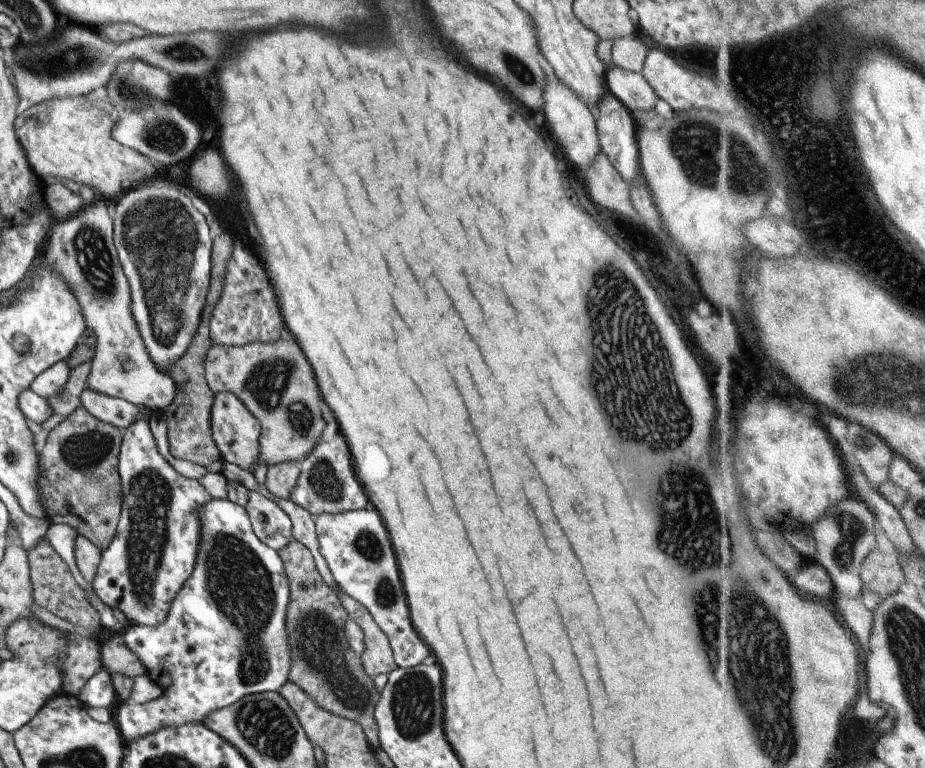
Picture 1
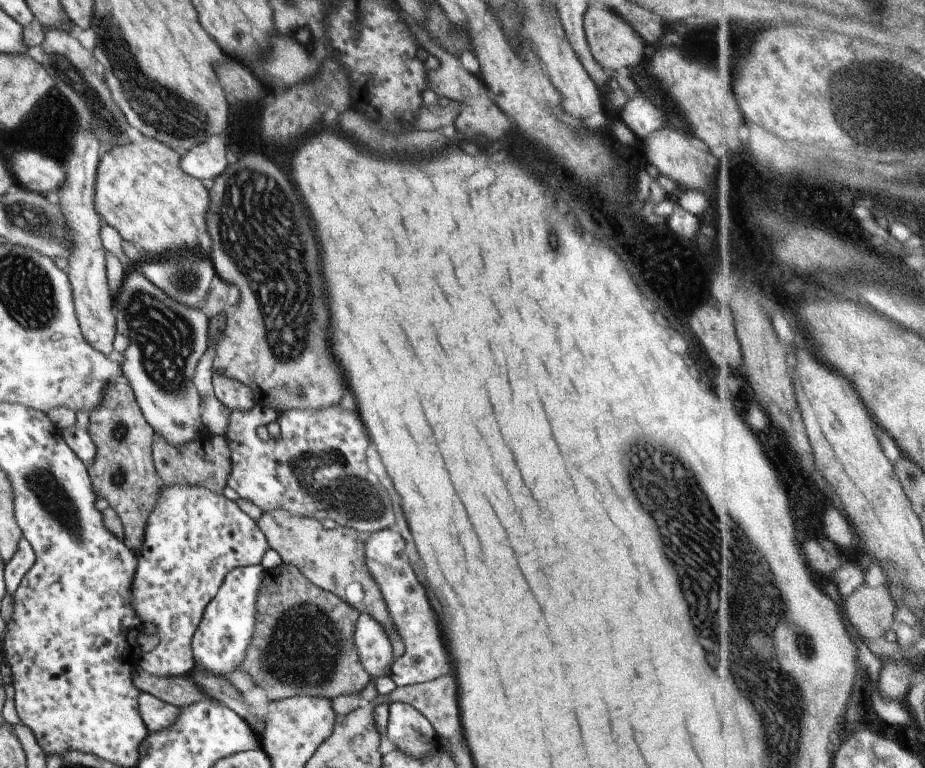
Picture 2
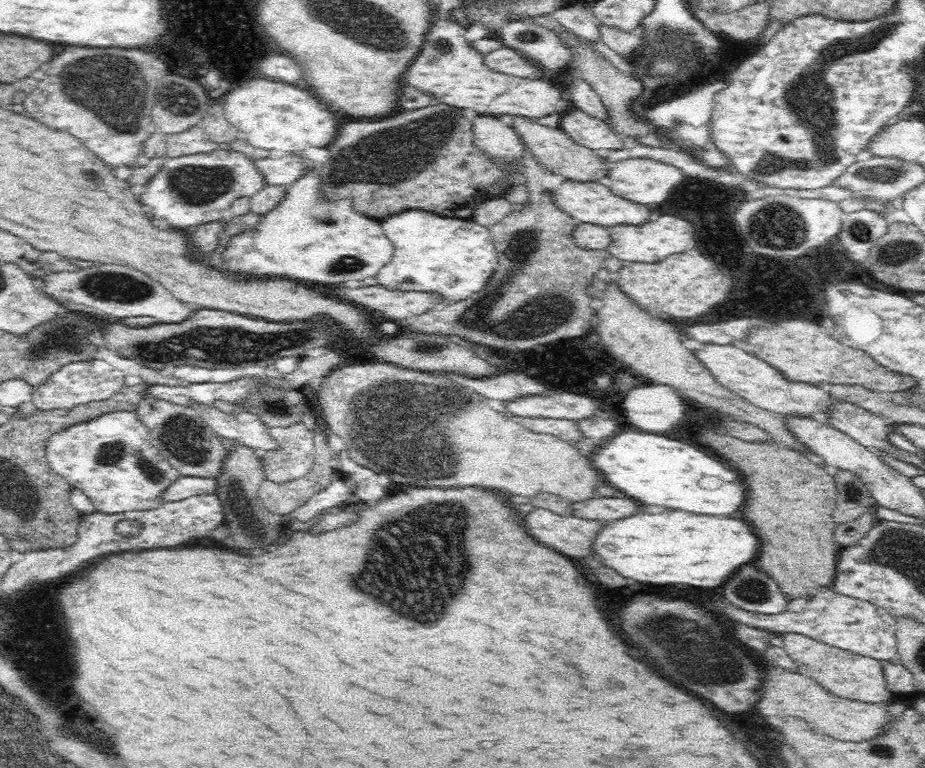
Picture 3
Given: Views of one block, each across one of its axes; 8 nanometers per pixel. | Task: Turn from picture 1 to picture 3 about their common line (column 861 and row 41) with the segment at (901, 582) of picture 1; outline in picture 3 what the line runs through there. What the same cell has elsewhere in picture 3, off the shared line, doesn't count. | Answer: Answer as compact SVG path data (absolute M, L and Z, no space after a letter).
M549 17L549 19L548 19L548 20L545 20L545 21L544 21L544 22L543 22L543 23L544 23L544 25L545 25L545 26L547 26L547 27L548 27L548 28L553 28L553 30L554 30L554 31L555 31L555 32L558 32L558 33L560 33L560 36L562 36L562 37L566 37L566 41L568 41L568 43L570 43L570 45L571 45L571 46L573 46L573 50L579 50L579 53L578 53L578 54L577 54L577 55L576 55L576 56L575 56L575 57L574 57L574 58L573 58L573 59L572 59L572 60L571 60L571 61L570 61L570 62L569 62L569 64L568 64L568 69L569 69L569 70L570 70L570 71L571 71L571 72L572 72L572 73L575 73L575 74L576 74L576 75L577 75L577 76L582 76L582 77L583 77L583 79L584 79L584 80L586 80L586 82L589 82L589 83L590 83L590 84L591 84L591 85L592 85L592 88L593 88L593 89L594 89L594 90L595 90L595 91L596 91L596 92L597 92L597 93L598 93L598 96L599 96L599 97L600 97L600 100L601 100L601 101L602 101L602 105L604 105L604 107L606 107L606 118L604 118L604 123L606 123L606 125L608 125L608 127L610 127L610 129L612 129L612 131L614 131L614 133L616 133L616 134L617 134L617 136L621 136L621 138L623 138L623 141L624 141L624 142L625 142L625 144L629 144L629 145L640 145L640 146L648 146L648 147L649 147L649 148L650 148L650 147L654 147L654 146L664 146L664 142L663 142L663 141L662 141L662 140L660 140L660 139L659 139L659 138L658 138L658 136L656 136L656 134L655 134L655 128L654 128L654 125L652 125L652 123L648 123L648 121L640 121L640 119L636 119L636 117L632 117L632 115L630 115L630 111L628 111L628 104L630 104L630 100L632 100L632 98L636 98L636 96L638 96L638 94L640 94L640 92L642 92L642 83L641 83L641 82L640 82L640 81L638 81L638 79L634 79L634 77L632 77L632 76L630 76L630 75L625 75L625 74L624 74L624 73L623 73L623 72L622 72L622 71L620 71L620 69L617 69L617 68L616 68L616 67L614 67L614 65L613 65L613 64L612 64L612 63L610 63L610 61L606 61L606 60L604 60L604 59L602 59L602 58L597 58L597 57L596 57L596 56L595 56L595 54L592 54L592 49L588 49L588 45L584 45L584 46L583 46L583 49L582 49L582 43L572 43L572 42L574 42L574 37L570 37L570 35L568 35L568 36L563 36L563 33L564 33L564 32L565 32L565 31L570 31L570 30L568 30L568 29L566 29L566 28L564 28L564 27L563 27L563 26L562 26L562 25L561 25L561 24L559 24L559 23L558 23L558 22L557 22L557 21L556 21L556 20L554 20L554 18L553 18L553 17Z

